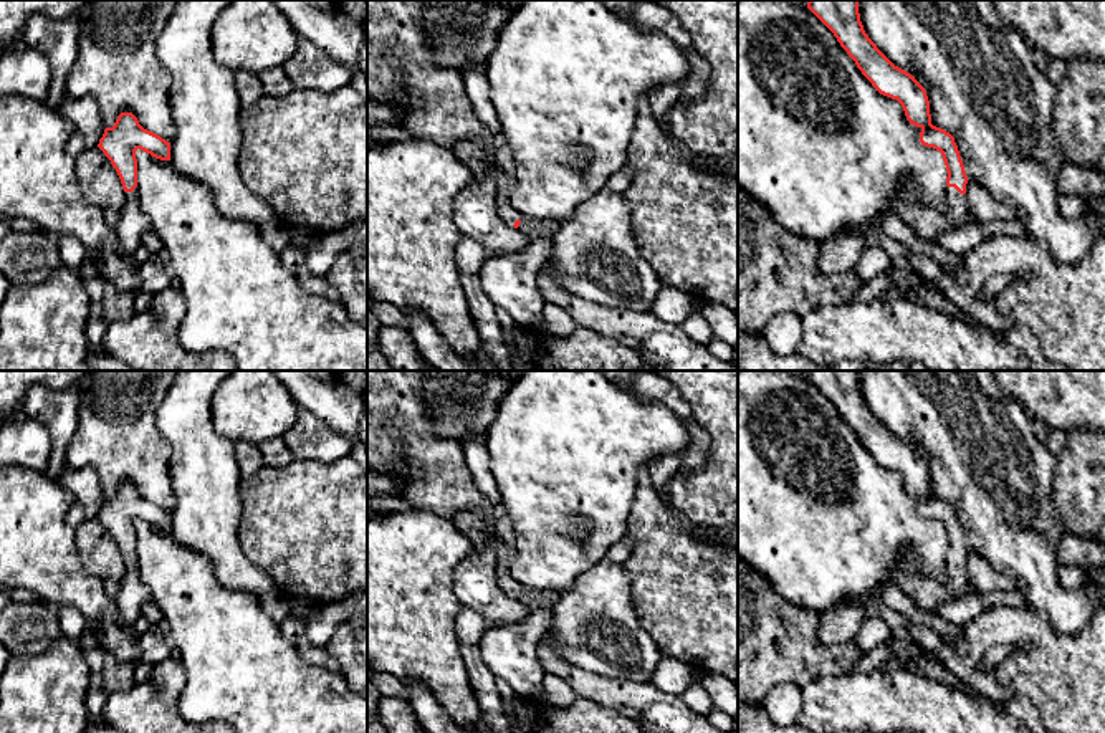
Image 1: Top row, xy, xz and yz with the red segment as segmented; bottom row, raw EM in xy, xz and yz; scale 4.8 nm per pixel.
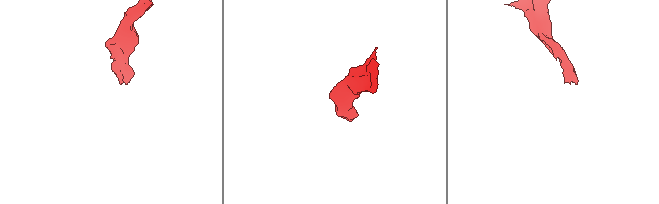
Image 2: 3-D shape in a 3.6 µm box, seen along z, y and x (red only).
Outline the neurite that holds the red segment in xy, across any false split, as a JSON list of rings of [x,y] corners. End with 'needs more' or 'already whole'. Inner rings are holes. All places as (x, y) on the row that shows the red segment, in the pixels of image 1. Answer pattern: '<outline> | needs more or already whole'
[[[121,113],[112,127],[106,127],[98,147],[116,169],[126,202],[119,222],[114,225],[121,256],[134,260],[142,237],[151,230],[151,220],[144,213],[137,195],[137,159],[141,149],[160,160],[170,160],[170,142],[144,129],[132,113]]] | needs more

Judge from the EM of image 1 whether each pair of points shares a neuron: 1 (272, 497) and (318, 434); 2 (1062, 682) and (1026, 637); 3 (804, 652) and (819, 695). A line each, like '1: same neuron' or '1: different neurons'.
1: different neurons
2: same neuron
3: different neurons

